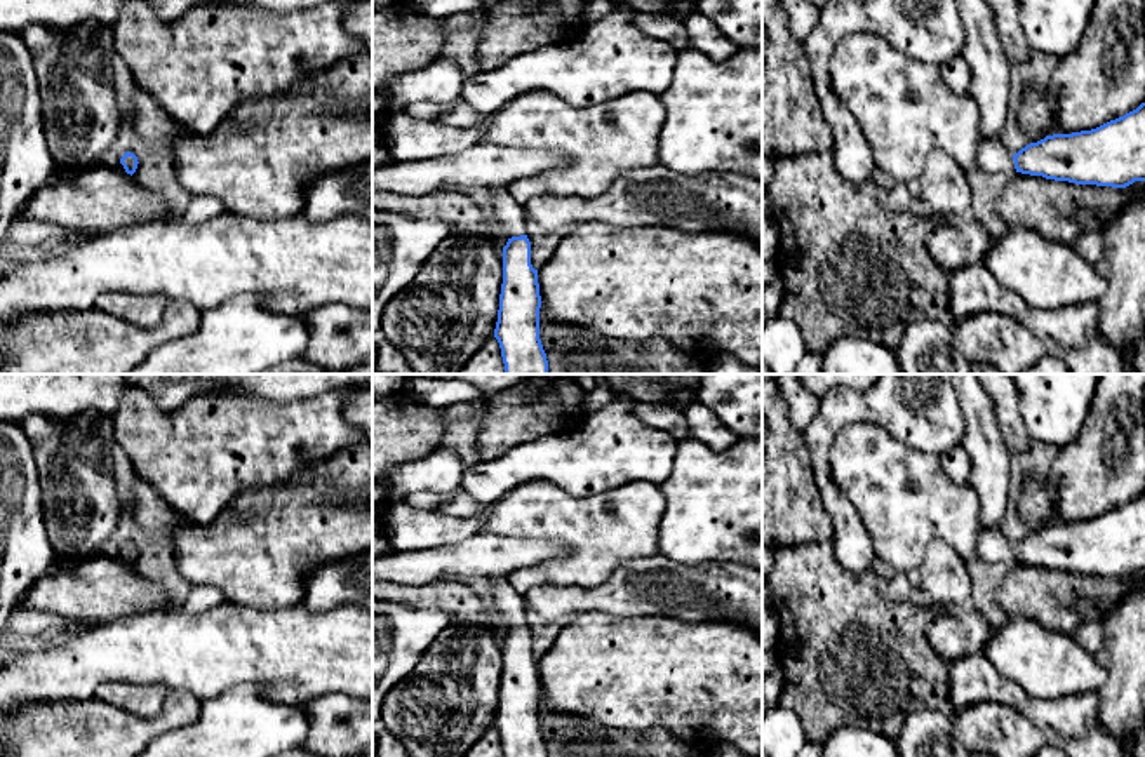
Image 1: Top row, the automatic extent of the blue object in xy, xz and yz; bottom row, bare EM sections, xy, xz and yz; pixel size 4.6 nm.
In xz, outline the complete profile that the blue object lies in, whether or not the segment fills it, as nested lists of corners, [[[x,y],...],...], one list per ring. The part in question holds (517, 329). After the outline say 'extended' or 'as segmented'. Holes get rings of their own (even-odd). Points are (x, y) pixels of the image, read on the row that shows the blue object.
[[[506,188],[487,190],[491,218],[508,237],[503,247],[503,284],[494,338],[499,343],[505,374],[548,374],[539,339],[539,284],[531,265],[526,211]]]; extended

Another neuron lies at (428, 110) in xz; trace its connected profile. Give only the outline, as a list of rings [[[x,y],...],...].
[[[414,103],[409,106],[407,113],[414,118],[428,118],[433,120],[435,117],[445,115],[456,108],[458,103],[437,104],[437,103]]]

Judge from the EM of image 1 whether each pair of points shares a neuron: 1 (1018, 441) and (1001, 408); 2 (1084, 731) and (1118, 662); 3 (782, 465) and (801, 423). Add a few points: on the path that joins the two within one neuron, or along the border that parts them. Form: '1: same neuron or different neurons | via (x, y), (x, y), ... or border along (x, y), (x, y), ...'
1: same neuron | via (1013, 432), (1008, 416)
2: different neurons | border along (1095, 693), (1100, 723), (1118, 735)
3: different neurons | border along (780, 392), (789, 420), (801, 432)

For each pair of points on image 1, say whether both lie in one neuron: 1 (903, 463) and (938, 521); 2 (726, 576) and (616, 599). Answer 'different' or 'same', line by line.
1: same
2: same

